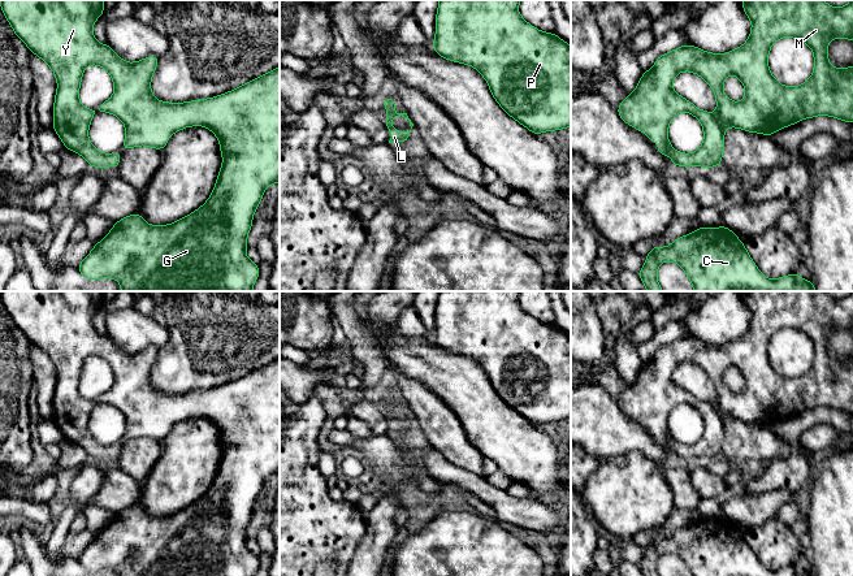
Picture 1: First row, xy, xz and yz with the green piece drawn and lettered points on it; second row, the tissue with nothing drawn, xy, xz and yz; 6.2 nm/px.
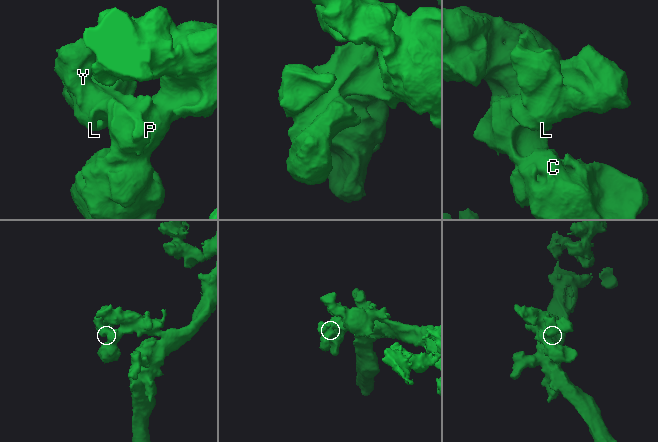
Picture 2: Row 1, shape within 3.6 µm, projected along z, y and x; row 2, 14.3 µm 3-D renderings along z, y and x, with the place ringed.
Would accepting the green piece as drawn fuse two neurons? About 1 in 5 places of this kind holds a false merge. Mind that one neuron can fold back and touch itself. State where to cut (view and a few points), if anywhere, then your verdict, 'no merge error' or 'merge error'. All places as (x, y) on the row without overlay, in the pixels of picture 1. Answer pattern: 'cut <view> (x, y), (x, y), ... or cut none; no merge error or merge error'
cut none; no merge error

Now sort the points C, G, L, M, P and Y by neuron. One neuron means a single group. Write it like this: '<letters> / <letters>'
C G L M P Y

